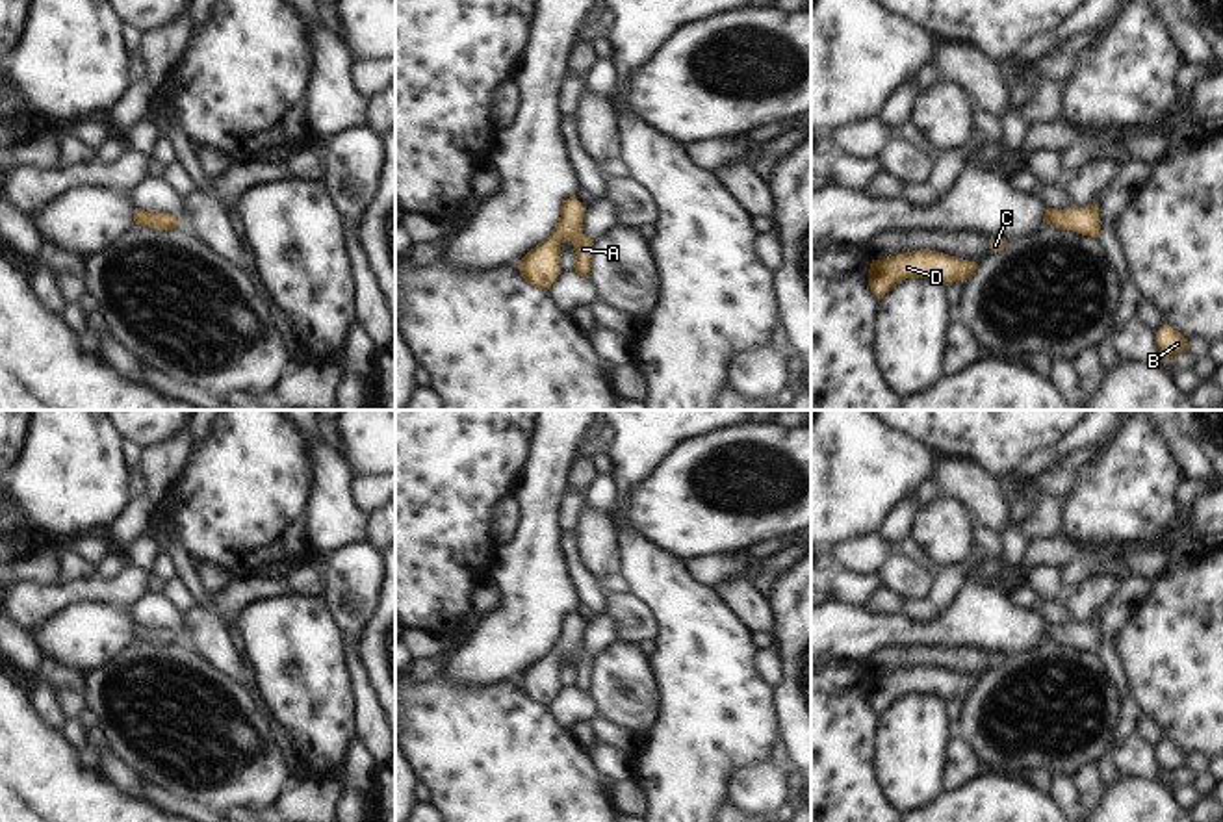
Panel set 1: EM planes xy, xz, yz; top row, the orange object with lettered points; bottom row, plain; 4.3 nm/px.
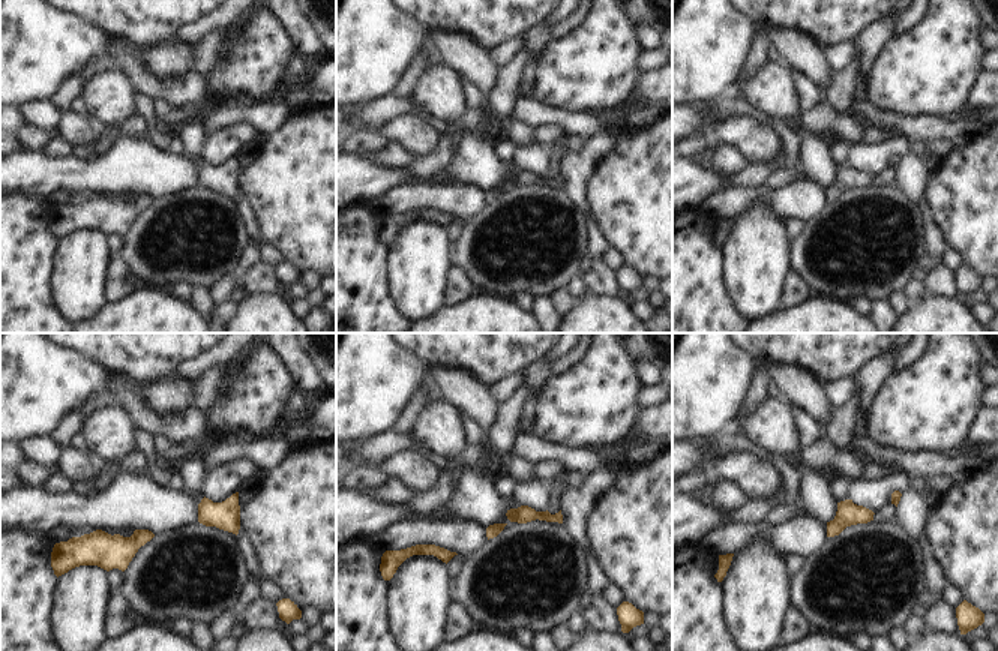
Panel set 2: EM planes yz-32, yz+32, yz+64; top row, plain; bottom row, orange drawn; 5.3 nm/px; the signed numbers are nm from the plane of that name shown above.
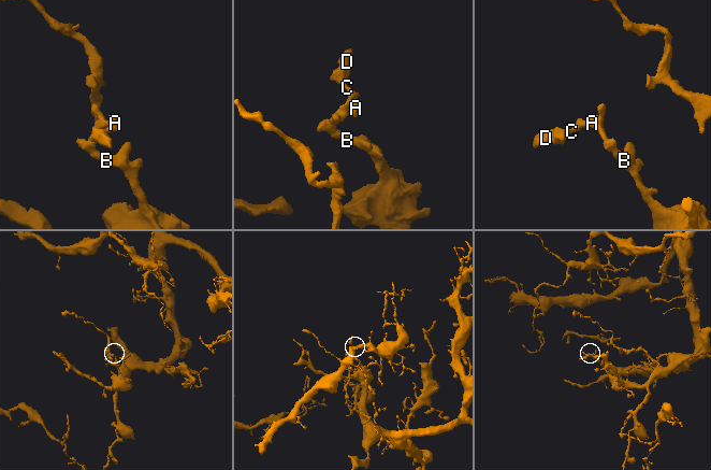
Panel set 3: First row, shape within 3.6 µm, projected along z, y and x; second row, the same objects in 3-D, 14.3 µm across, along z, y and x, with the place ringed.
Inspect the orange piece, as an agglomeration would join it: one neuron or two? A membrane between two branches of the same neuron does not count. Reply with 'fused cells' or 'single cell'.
single cell

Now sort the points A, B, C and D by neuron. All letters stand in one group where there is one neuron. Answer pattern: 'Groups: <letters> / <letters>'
Groups: A B C D

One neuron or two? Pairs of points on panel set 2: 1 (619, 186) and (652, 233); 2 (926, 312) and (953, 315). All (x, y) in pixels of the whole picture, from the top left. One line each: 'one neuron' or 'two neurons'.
1: one neuron
2: one neuron

